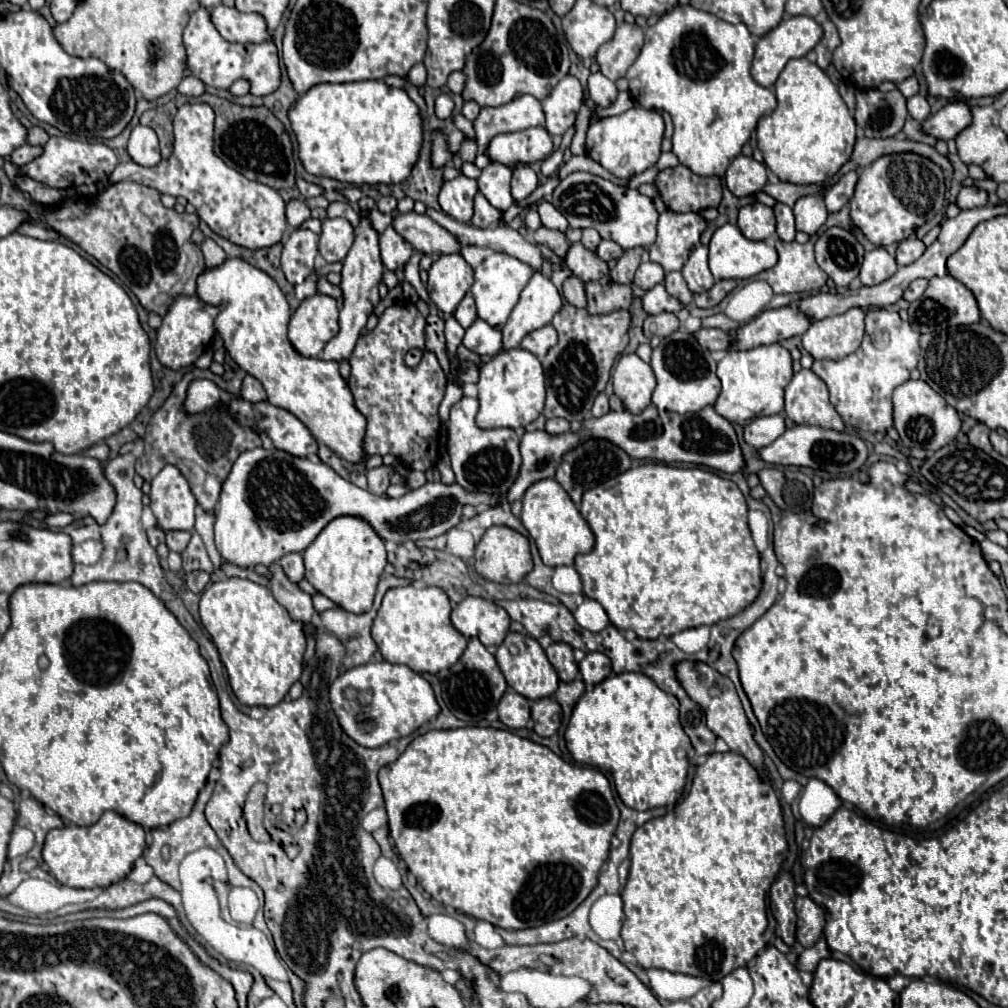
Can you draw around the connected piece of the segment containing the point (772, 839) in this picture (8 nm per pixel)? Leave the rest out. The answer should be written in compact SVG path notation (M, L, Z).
M725 752L725 754L711 754L705 764L697 766L695 776L691 784L689 794L675 806L673 812L661 818L653 818L645 822L645 826L639 826L633 832L631 838L631 868L629 868L629 878L625 888L621 890L623 898L623 912L625 912L625 922L621 928L621 938L625 942L625 950L631 952L637 958L637 964L645 970L649 968L659 968L659 970L669 970L669 972L681 972L689 974L695 978L703 978L709 982L721 982L727 974L731 974L735 968L747 966L753 956L757 956L759 950L763 950L769 944L769 922L767 922L767 892L771 882L775 880L787 852L787 838L785 838L785 822L779 806L779 798L769 782L763 782L759 774L753 770L753 766L735 752Z

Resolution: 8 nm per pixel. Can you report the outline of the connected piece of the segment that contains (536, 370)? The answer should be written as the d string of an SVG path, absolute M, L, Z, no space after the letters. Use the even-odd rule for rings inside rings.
M523 348L501 350L489 362L481 366L479 372L479 428L513 428L531 424L544 408L545 374L541 362L535 354Z

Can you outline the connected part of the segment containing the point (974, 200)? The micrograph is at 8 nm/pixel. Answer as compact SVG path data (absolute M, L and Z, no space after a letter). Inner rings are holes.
M965 186L961 188L959 196L957 196L957 206L961 210L971 210L971 208L979 208L979 206L985 206L989 200L987 200L987 192L977 188L977 186Z

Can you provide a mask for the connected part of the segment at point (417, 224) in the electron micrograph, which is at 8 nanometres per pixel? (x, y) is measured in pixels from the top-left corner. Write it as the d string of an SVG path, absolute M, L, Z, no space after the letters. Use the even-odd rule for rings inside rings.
M417 212L399 214L393 220L393 228L415 250L429 254L429 256L461 252L461 248L463 248L463 244L457 242L457 238L453 238L453 234L449 234L443 226L437 226L437 222L433 222L427 214L417 214Z

